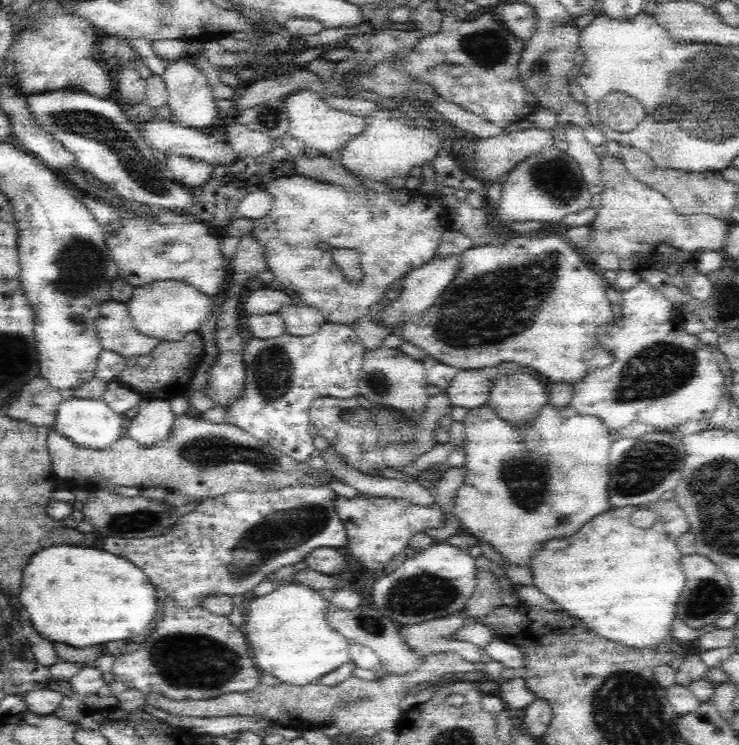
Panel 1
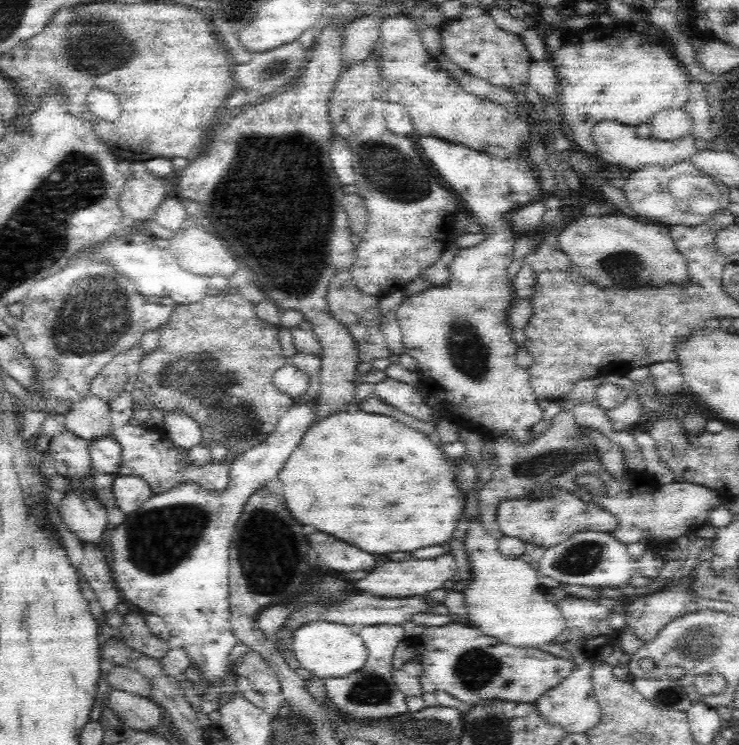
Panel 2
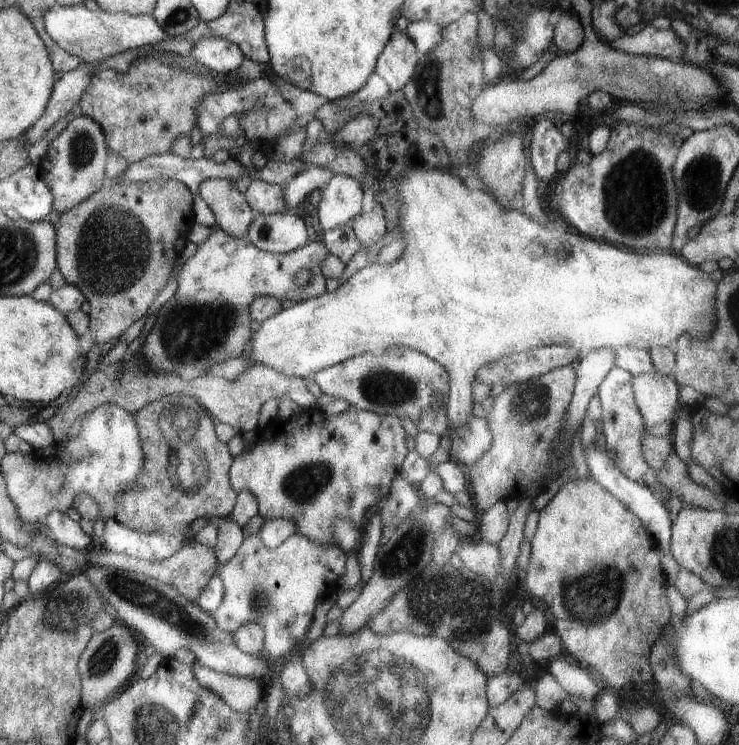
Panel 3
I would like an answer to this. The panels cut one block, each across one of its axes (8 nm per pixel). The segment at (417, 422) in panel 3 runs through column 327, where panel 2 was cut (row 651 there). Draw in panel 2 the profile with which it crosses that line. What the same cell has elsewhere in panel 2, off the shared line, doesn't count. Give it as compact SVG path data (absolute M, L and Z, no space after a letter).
M378 623L374 626L358 627L357 630L368 651L366 662L360 670L344 678L324 680L327 701L341 716L349 720L382 720L404 714L408 711L406 695L396 686L392 674L394 651L405 638L402 626Z

